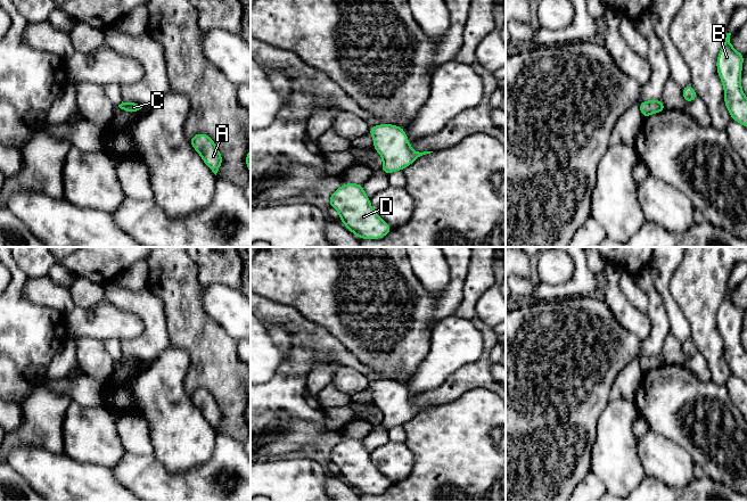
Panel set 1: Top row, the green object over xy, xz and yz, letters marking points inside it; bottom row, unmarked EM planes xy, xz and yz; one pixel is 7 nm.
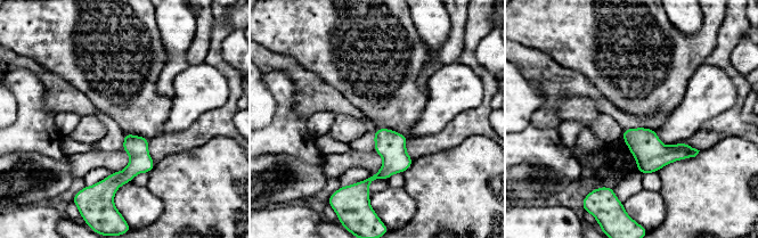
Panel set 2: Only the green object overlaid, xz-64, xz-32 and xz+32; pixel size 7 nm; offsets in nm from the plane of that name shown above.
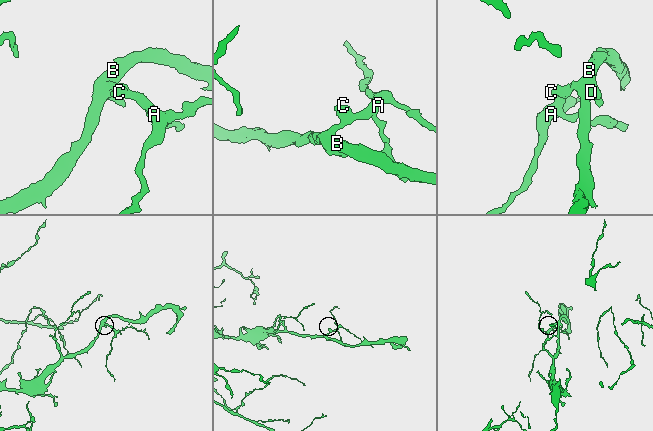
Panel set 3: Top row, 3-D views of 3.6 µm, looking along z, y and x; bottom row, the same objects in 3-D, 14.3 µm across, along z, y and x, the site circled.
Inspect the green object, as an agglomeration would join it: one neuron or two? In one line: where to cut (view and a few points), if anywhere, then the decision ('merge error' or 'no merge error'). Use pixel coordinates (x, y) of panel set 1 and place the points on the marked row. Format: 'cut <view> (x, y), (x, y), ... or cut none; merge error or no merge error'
cut none; no merge error

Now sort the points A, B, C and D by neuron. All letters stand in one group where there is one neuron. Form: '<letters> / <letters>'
A B C D

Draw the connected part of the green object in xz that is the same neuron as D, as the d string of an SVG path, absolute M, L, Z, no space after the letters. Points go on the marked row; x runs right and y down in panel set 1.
M343 183L328 201L339 213L340 222L359 239L381 239L393 230L372 208L362 183Z

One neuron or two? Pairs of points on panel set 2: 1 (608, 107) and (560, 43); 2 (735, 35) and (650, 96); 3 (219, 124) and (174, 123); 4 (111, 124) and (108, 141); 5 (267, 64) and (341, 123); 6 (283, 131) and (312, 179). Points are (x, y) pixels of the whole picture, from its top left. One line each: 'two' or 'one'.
1: two
2: two
3: two
4: one
5: two
6: two

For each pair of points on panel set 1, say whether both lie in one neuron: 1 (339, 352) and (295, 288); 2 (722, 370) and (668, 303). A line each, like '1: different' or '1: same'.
1: different
2: different

